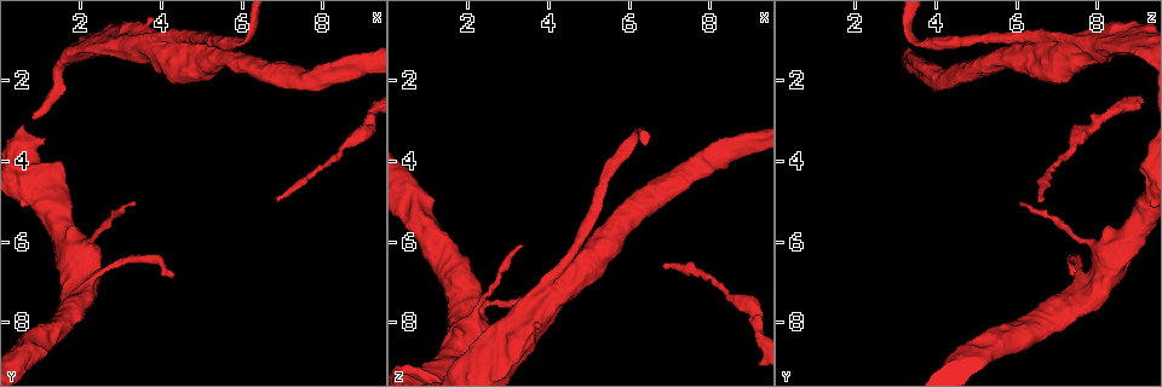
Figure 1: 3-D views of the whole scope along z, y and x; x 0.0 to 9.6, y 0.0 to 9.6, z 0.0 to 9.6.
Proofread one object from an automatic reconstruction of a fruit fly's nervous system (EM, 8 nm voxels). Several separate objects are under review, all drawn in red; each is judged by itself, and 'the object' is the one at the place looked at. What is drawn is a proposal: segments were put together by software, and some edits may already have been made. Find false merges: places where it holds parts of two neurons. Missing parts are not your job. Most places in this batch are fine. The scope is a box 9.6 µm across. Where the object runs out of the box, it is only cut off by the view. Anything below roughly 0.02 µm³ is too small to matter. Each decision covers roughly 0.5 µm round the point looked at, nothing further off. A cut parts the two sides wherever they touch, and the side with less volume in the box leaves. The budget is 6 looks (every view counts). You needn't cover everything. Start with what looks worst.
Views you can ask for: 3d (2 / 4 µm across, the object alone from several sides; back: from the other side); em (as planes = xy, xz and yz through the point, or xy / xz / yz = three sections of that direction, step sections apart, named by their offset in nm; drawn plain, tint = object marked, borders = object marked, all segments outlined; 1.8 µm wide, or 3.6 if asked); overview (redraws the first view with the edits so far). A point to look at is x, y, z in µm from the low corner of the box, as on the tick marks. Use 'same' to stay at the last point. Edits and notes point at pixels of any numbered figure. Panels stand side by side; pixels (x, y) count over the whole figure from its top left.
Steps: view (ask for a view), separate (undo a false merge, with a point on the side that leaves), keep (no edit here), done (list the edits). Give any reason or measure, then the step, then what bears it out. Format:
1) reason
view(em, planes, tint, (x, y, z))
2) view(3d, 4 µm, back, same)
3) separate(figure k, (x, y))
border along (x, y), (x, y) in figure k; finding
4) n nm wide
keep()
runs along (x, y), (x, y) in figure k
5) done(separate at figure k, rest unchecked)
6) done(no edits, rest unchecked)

sudden change in width
view(3d, 4 µm, (4.50, 1.20, 6.70))

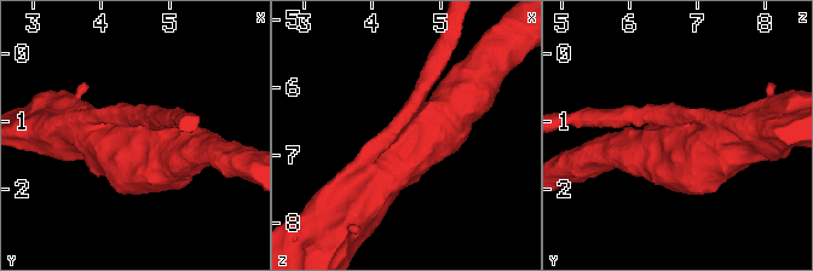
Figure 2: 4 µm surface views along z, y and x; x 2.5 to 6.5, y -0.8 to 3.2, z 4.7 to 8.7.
view(em, 3.6 µm, yz, step 4, tint, (4.55, 1.20, 6.75))

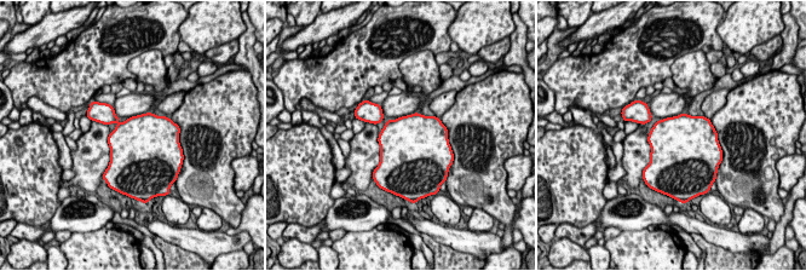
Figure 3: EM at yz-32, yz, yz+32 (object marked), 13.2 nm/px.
cut it another way
view(em, 3.6 µm, planes, tint, same)

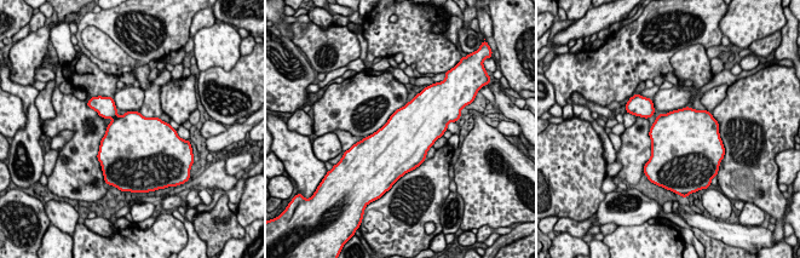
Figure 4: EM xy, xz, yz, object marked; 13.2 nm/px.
keep()
one neuron here

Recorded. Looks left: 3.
calibre changes
view(em, xz, step 16, plain, (8.45, 3.75, 7.30))

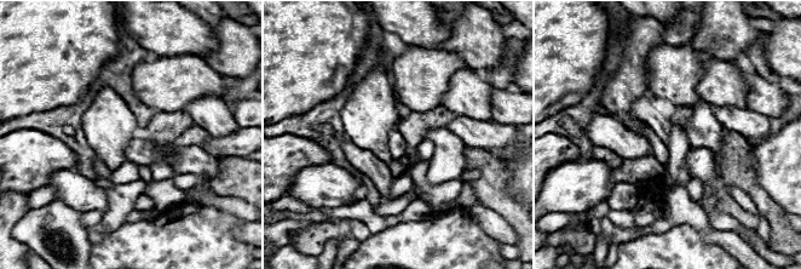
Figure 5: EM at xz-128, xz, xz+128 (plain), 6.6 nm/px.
with the object marked
view(em, xz, step 16, tint, same)

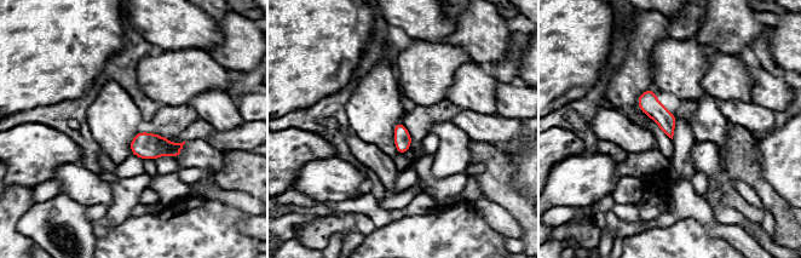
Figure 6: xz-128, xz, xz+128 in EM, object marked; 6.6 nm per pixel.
keep()
continuous, no second neuron

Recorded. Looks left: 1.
arms part here
view(em, yz, step 8, tint, (3.20, 0.95, 8.40))

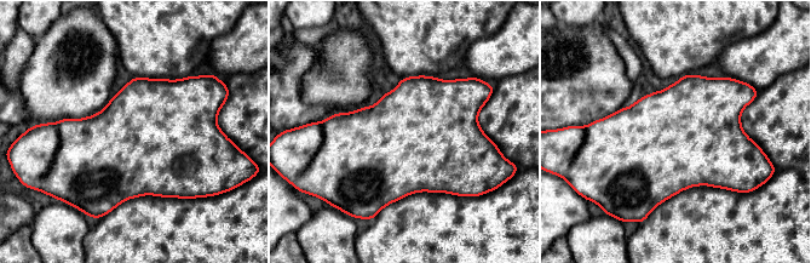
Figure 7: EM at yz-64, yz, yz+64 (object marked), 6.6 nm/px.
700 nm wide
keep()
continuous, no second neuron

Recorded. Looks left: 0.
done(no edits, rest unchecked)

